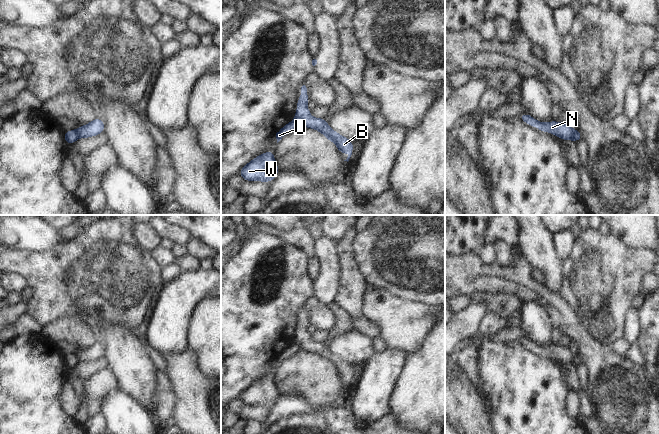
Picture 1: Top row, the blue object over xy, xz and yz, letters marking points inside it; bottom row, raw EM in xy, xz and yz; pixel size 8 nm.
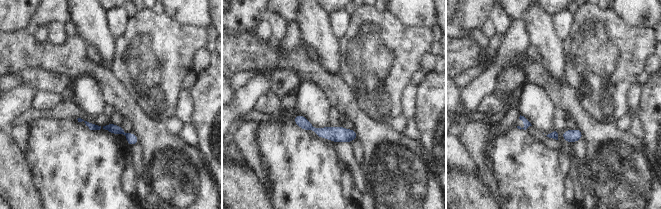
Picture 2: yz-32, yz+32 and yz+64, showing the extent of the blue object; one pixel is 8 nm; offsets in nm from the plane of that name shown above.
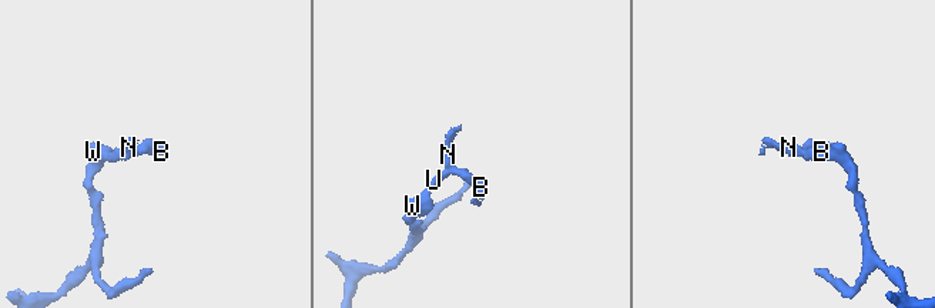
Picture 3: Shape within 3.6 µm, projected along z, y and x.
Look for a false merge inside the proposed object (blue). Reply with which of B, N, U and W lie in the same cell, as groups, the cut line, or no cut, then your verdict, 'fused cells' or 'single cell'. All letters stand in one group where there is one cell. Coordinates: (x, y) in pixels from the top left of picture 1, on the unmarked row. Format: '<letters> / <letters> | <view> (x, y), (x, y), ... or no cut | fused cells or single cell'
B N / U W | yz (578, 354), (572, 363) | fused cells

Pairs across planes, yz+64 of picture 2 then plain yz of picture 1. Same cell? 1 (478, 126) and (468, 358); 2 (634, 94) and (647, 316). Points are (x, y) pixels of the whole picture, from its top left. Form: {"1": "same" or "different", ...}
{"1": "same", "2": "different"}

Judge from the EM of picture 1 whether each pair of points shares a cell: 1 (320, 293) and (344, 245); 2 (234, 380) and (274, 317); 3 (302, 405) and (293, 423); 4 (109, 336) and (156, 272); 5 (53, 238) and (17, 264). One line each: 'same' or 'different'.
1: different
2: same
3: different
4: different
5: different

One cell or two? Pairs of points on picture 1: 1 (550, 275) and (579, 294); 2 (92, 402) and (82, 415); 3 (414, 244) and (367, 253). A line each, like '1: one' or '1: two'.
1: two
2: two
3: one

